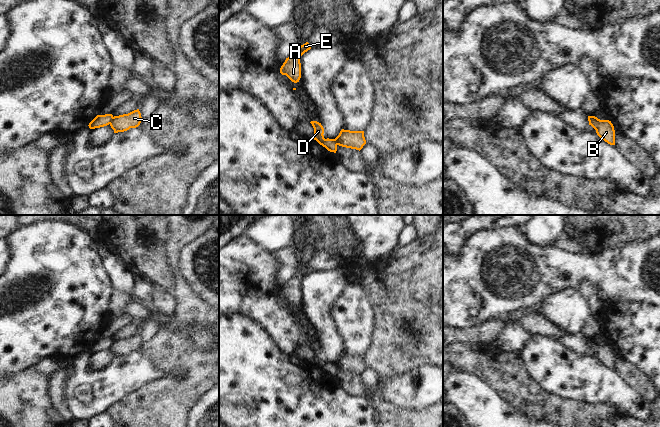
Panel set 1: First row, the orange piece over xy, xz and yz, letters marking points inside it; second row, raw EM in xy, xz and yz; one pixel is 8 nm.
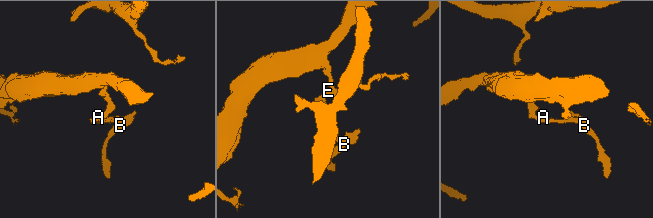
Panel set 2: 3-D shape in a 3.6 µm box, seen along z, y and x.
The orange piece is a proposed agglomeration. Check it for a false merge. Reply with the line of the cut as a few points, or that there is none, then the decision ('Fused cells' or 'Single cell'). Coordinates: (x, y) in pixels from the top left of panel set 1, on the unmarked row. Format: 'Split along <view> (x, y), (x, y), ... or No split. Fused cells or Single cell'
Split along xy (113, 341), (109, 347). Fused cells

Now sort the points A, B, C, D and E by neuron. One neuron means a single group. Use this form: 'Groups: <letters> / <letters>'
Groups: A D E / B C

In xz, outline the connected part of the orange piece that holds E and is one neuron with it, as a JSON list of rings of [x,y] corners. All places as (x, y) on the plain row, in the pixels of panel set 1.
[[[306,266],[301,269],[290,281],[286,282],[280,292],[280,297],[286,299],[292,306],[297,307],[301,302],[301,280],[311,273],[311,269]]]

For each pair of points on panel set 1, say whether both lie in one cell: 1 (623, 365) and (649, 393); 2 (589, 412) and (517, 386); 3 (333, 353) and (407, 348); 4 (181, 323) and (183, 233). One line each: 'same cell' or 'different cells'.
1: same cell
2: same cell
3: different cells
4: same cell

